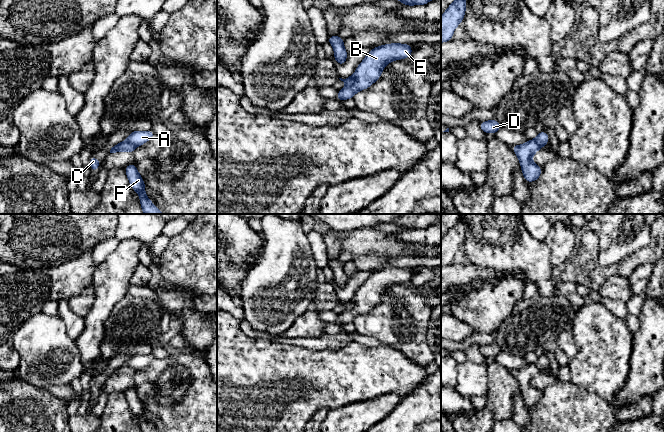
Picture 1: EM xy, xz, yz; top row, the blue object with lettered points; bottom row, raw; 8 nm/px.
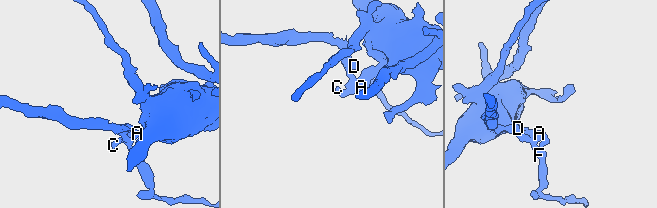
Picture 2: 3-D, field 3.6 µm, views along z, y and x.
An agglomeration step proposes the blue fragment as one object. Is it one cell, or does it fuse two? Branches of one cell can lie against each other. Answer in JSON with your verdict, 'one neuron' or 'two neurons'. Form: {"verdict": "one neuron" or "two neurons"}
{"verdict": "two neurons"}

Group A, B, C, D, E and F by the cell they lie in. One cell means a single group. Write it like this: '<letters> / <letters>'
A B C E / D F

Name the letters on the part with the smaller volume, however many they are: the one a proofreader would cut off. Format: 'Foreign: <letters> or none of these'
Foreign: D, F

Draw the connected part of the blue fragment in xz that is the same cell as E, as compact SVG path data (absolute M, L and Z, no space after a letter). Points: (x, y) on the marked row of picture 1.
M392 43L373 48L354 72L355 83L338 91L337 100L347 100L376 82L385 66L394 61L410 57L412 48L407 44Z

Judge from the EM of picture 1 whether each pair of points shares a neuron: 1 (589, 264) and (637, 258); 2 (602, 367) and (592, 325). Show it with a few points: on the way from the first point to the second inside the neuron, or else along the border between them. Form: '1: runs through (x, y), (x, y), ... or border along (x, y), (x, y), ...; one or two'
1: runs through (601, 270), (625, 267); one
2: runs through (602, 357), (602, 338), (599, 335); one

